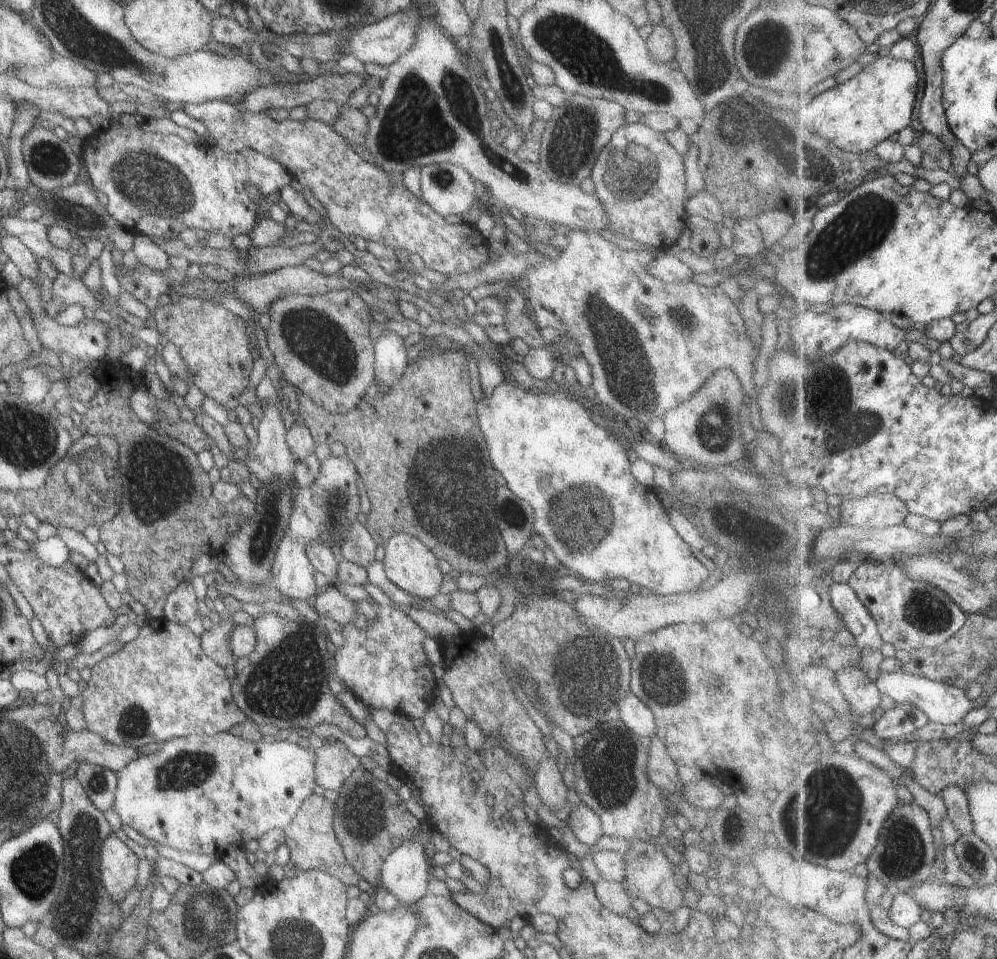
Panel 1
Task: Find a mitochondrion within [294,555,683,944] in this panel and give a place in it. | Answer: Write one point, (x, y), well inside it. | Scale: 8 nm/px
(587, 671)

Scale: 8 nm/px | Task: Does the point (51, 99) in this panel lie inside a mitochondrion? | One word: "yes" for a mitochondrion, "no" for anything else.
no

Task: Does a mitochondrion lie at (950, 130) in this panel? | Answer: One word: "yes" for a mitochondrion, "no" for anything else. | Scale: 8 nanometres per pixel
no

